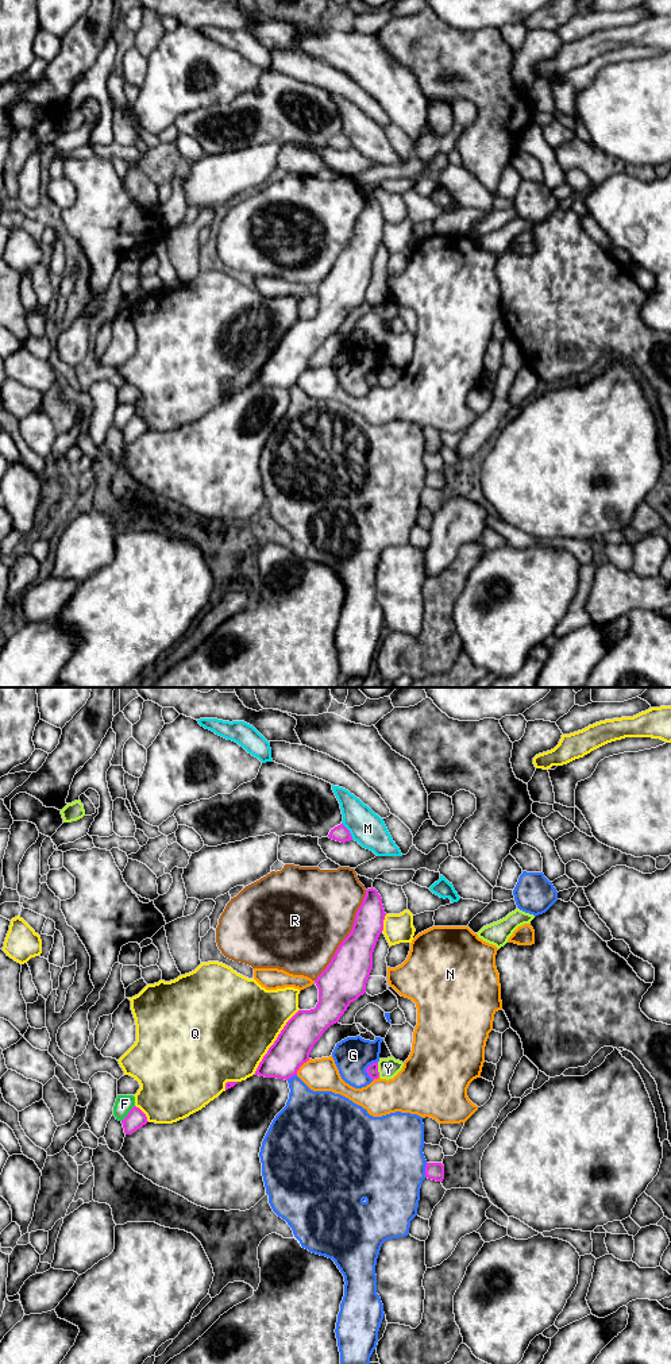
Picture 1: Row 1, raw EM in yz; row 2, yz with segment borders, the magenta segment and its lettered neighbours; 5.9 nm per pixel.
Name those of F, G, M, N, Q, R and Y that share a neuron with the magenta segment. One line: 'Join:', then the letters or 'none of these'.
Join: none of these

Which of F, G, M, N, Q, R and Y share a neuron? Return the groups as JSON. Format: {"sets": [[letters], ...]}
{"sets": [["F"], ["G"], ["M"], ["N"], ["Q"], ["R"], ["Y"]]}

